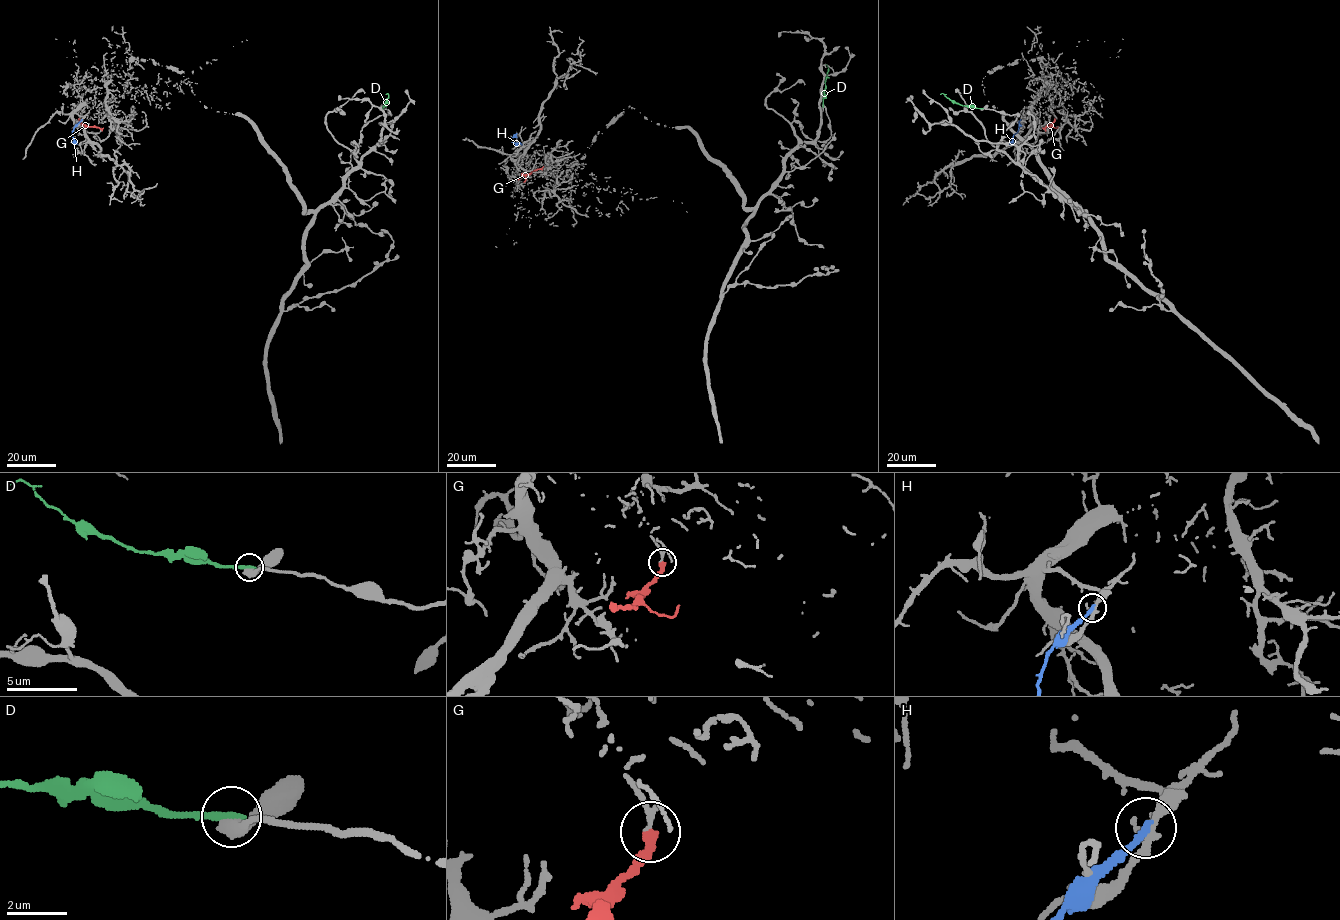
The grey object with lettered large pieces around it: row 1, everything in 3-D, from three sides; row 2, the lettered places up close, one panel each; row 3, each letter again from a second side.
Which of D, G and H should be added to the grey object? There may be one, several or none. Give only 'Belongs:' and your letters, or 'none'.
Belongs: none

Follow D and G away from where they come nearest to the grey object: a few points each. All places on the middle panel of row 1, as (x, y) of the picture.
D: (823, 105), (828, 68), (826, 64)
G: (519, 179), (543, 166)

